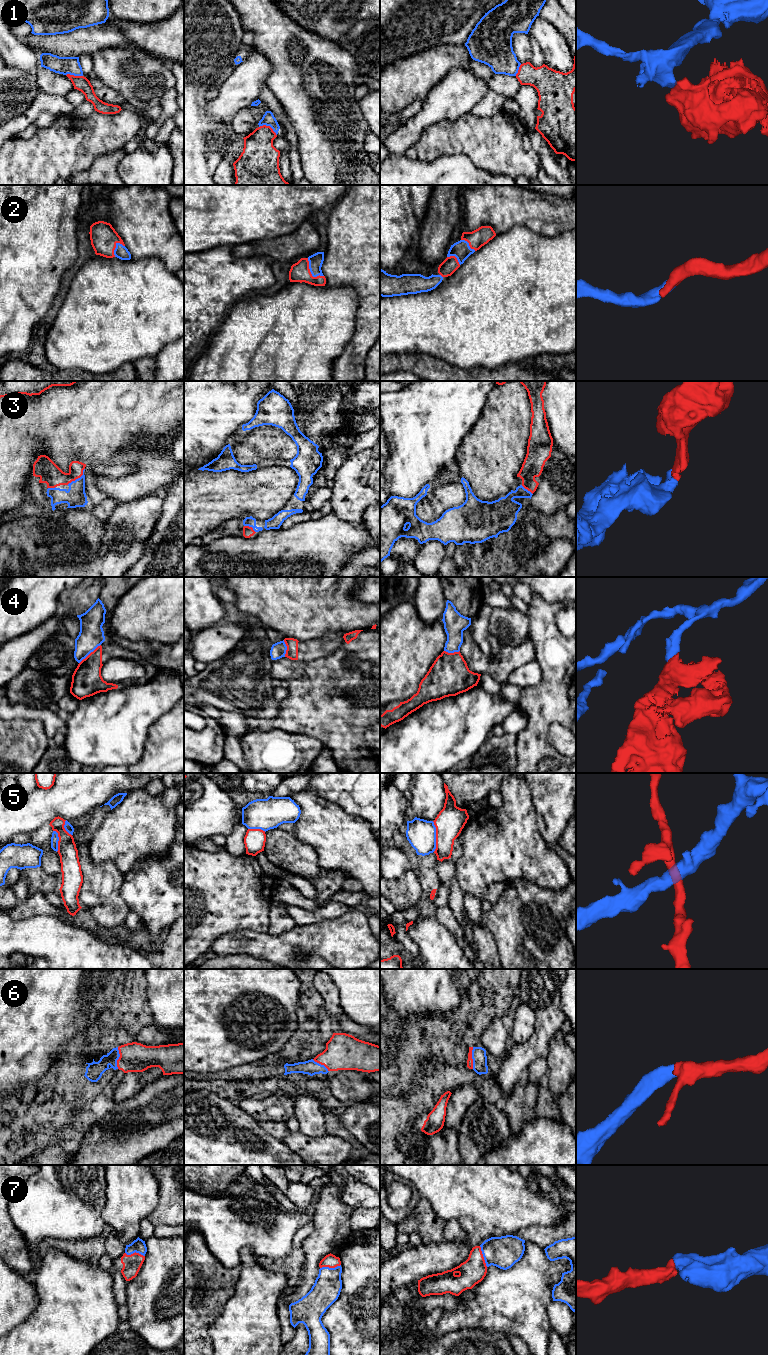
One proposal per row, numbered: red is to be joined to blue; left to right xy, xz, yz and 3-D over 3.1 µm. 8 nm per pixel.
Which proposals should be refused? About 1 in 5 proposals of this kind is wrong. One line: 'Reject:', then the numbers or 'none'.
Reject: 1, 4, 5

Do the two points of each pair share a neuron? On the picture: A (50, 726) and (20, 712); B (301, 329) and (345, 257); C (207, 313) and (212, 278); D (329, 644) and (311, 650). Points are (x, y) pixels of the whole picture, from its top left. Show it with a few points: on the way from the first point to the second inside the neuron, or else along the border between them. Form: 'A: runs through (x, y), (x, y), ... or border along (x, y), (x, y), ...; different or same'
A: runs through (44, 718), (38, 713), (28, 712); same
B: border along (325, 285), (328, 287), (350, 287); different
C: runs through (207, 304), (207, 287); same
D: runs through (325, 646), (315, 649); same

